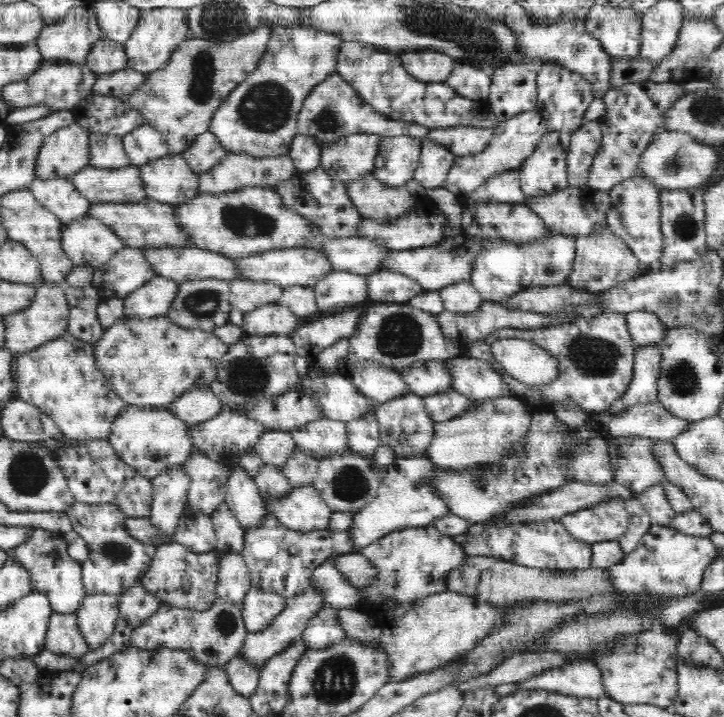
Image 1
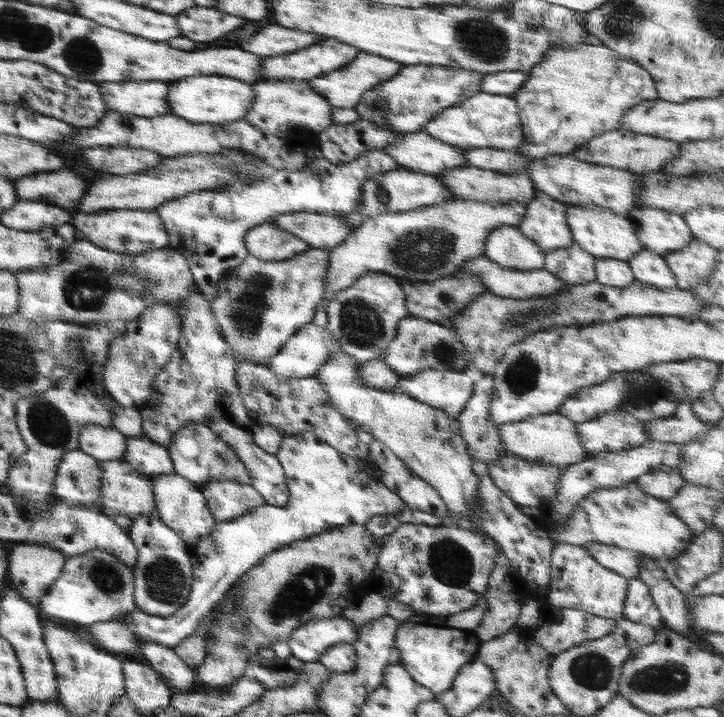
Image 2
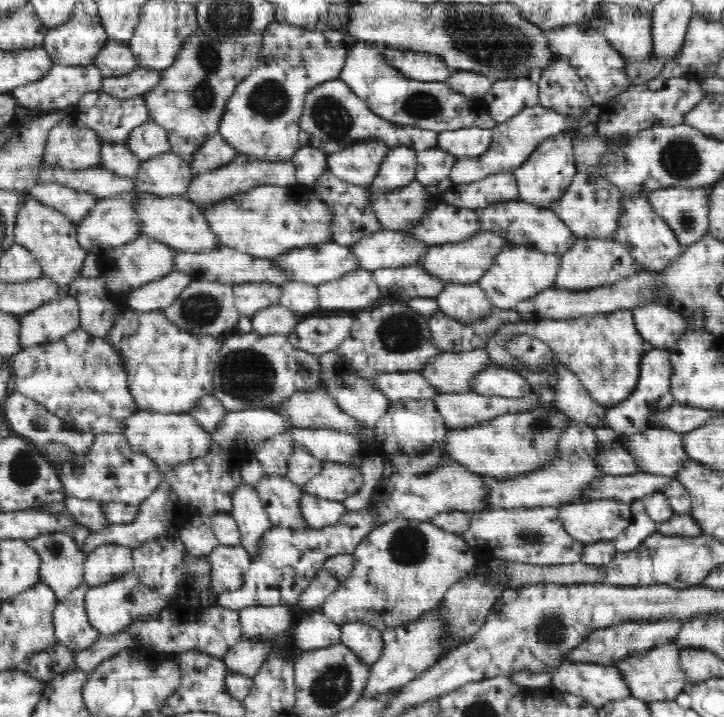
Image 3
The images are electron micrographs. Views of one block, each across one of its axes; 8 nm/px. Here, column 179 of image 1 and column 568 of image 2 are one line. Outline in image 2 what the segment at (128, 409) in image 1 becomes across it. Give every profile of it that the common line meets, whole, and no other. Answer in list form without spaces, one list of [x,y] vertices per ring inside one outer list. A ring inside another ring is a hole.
[[[557,411],[548,414],[539,414],[523,421],[510,422],[498,425],[498,433],[502,445],[517,457],[540,464],[560,466],[564,470],[568,465],[582,462],[590,455],[583,448],[578,439],[578,427],[572,419],[560,415]]]

